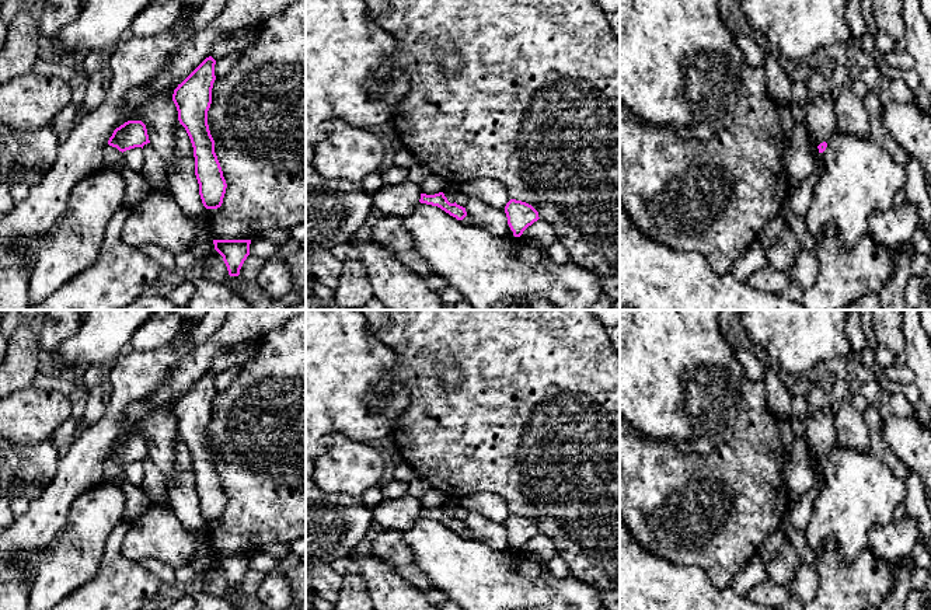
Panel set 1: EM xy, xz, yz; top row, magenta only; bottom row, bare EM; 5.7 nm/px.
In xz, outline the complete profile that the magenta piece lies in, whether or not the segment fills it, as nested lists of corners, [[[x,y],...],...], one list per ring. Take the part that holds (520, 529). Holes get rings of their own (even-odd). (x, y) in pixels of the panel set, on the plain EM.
[[[516,513],[506,517],[505,527],[515,551],[520,551],[529,540],[540,533],[538,526],[531,519]]]

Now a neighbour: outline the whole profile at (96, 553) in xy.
[[[107,457],[104,480],[79,496],[66,526],[27,565],[28,610],[52,610],[97,576],[112,529],[123,519],[123,467]]]

